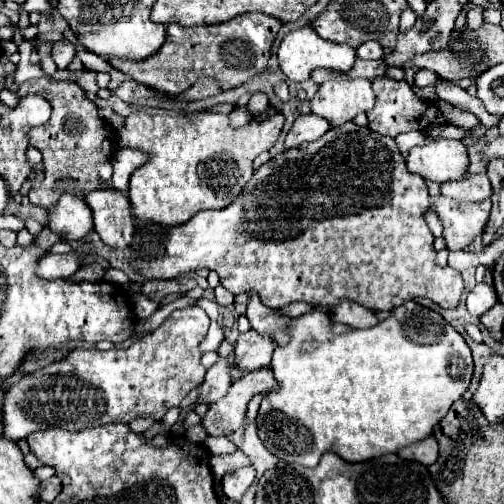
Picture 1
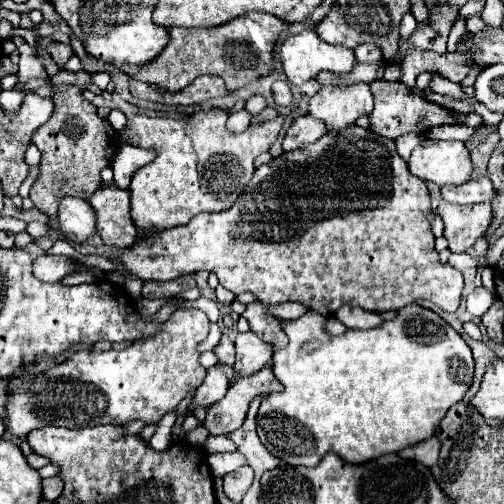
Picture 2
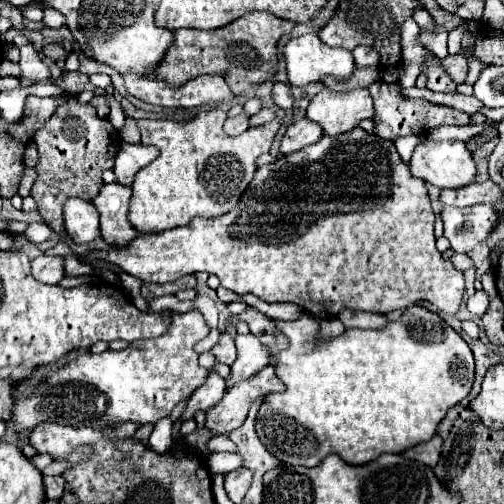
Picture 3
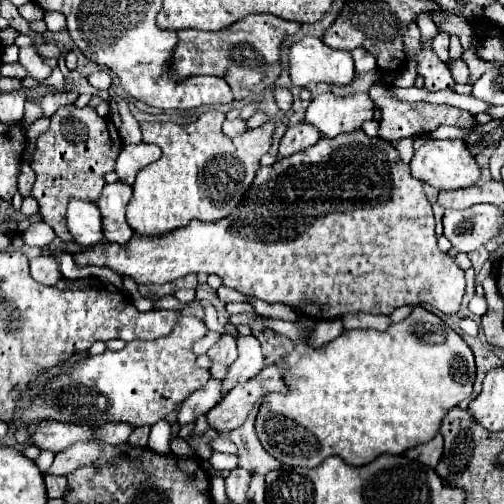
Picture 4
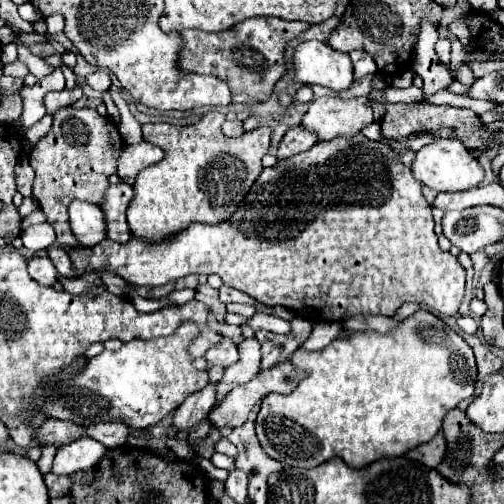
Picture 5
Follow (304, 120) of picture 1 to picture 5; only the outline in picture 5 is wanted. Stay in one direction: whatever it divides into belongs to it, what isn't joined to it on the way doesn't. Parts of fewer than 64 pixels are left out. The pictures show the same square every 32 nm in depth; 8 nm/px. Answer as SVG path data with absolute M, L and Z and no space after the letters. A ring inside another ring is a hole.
M294 126L284 134L276 156L278 158L290 158L290 156L294 156L298 152L304 152L304 150L312 148L316 142L318 142L316 136L312 136L312 132L308 132L308 128Z

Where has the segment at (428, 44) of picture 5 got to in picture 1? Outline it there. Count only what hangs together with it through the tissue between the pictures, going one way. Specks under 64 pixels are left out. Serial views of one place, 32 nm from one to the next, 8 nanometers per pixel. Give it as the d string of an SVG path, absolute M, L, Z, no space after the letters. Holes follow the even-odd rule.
M436 80L436 86L438 86L438 96L440 96L440 98L444 98L446 102L450 102L450 104L454 104L454 106L462 108L462 110L472 112L472 114L480 120L480 124L482 124L482 126L492 128L492 126L496 126L496 124L498 124L498 118L488 116L488 112L486 112L486 108L484 108L484 104L482 104L478 98L470 96L466 90L462 90L462 88L454 86L454 84L442 82L442 80Z

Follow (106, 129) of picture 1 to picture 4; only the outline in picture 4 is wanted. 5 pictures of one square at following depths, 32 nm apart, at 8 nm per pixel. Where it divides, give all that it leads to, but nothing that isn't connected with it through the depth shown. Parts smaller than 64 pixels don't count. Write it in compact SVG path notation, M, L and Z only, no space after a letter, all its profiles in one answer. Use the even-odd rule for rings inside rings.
M66 104L50 118L50 126L36 138L36 154L32 168L36 172L36 182L32 196L38 200L42 220L50 224L62 242L72 242L66 228L66 204L70 198L80 198L94 202L104 188L104 174L114 170L114 162L122 150L122 140L114 124L100 118L92 106L78 108L76 104Z

